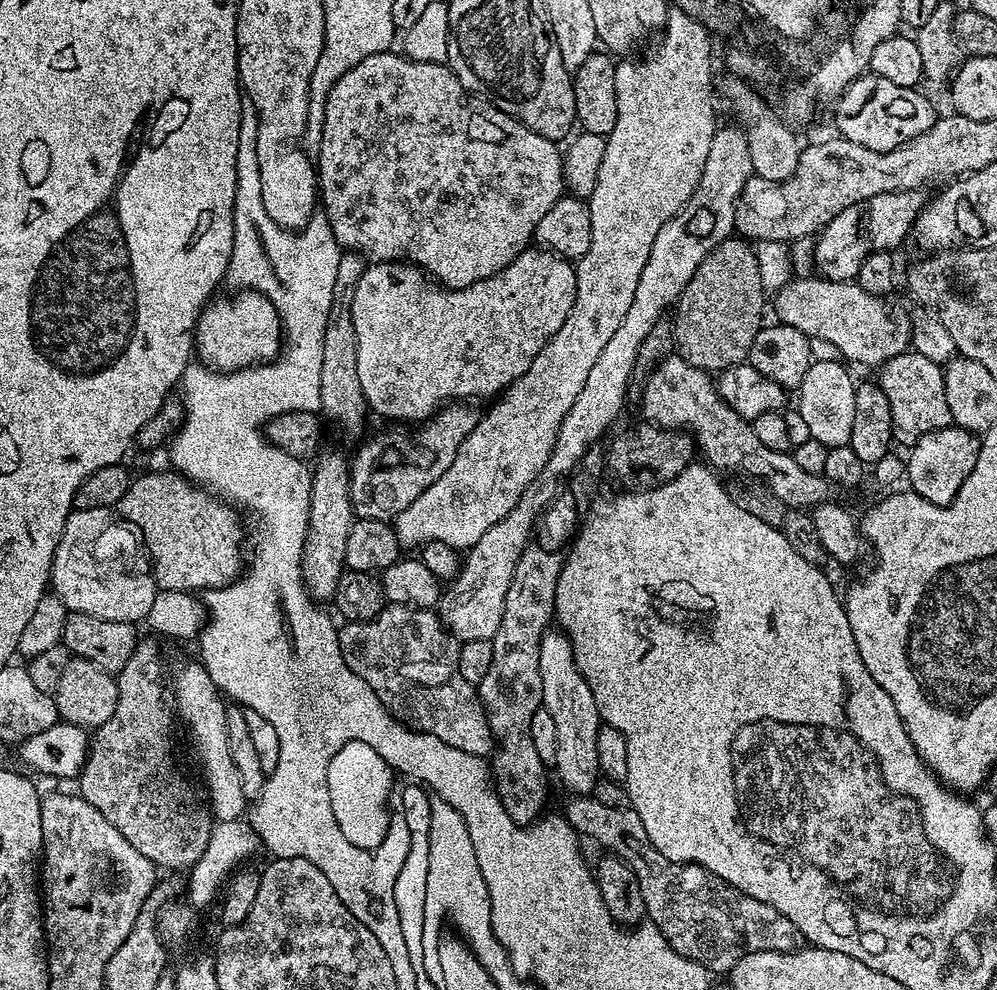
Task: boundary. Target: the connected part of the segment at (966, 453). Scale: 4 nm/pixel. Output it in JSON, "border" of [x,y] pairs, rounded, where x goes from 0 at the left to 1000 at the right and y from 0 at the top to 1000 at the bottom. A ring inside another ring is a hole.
{"border":[[[952,430],[942,432],[939,436],[929,438],[924,444],[914,449],[909,461],[909,485],[914,496],[938,509],[952,509],[965,495],[965,487],[973,483],[981,467],[984,441],[968,432]]]}

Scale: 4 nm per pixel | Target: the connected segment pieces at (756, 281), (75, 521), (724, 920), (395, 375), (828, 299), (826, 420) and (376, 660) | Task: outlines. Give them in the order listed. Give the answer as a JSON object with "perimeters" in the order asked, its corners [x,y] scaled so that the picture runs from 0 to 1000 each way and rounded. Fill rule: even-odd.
{"perimeters":[[[[731,240],[718,247],[716,253],[712,253],[712,257],[708,257],[700,273],[696,273],[696,281],[692,281],[677,310],[676,347],[677,351],[682,351],[679,352],[681,359],[695,372],[705,372],[714,378],[747,367],[752,358],[752,349],[756,349],[756,341],[760,341],[767,326],[766,298],[768,292],[764,285],[764,273],[760,269],[757,249],[746,240]]],[[[76,513],[68,520],[54,560],[50,594],[68,614],[69,619],[81,618],[94,624],[106,624],[127,630],[147,627],[158,597],[154,571],[144,552],[144,542],[110,513]]],[[[575,803],[572,808],[574,809],[564,820],[565,827],[569,828],[583,845],[595,844],[606,859],[615,865],[623,865],[632,875],[632,879],[636,879],[636,883],[642,888],[649,928],[657,933],[658,938],[668,947],[668,952],[672,952],[672,956],[680,960],[680,964],[700,972],[705,978],[709,978],[711,983],[718,984],[729,983],[745,966],[753,962],[796,962],[803,957],[804,946],[800,935],[796,935],[792,927],[776,919],[776,915],[760,911],[760,907],[752,907],[752,903],[744,903],[736,895],[732,895],[714,881],[709,881],[700,873],[684,873],[664,864],[652,851],[644,834],[644,826],[640,826],[633,814],[604,814],[604,810],[600,810],[593,803]]],[[[531,248],[526,256],[506,274],[487,281],[483,285],[475,285],[466,291],[448,292],[434,285],[418,268],[412,265],[373,265],[366,270],[363,281],[359,283],[356,299],[353,302],[353,320],[355,321],[355,337],[359,345],[359,386],[363,386],[363,398],[369,403],[370,413],[381,420],[390,420],[393,424],[417,424],[424,426],[437,419],[443,406],[469,406],[472,400],[501,401],[506,393],[512,391],[528,374],[532,374],[532,366],[540,362],[540,358],[564,333],[564,325],[574,312],[578,300],[578,273],[573,263],[551,255],[541,248]]],[[[791,283],[787,291],[781,292],[778,299],[778,319],[781,326],[788,329],[796,329],[796,333],[804,333],[812,341],[826,341],[835,345],[841,352],[842,357],[863,368],[881,372],[894,361],[910,355],[915,344],[915,325],[905,317],[894,319],[886,302],[870,296],[859,285],[848,285],[845,283]]],[[[817,365],[808,374],[808,382],[800,393],[802,408],[800,415],[808,425],[815,444],[824,446],[829,453],[840,453],[846,448],[854,449],[857,438],[857,398],[860,385],[844,369],[844,365]]],[[[392,609],[373,626],[352,627],[341,635],[341,656],[351,677],[373,697],[381,711],[398,728],[413,738],[431,741],[464,761],[479,765],[490,763],[495,756],[493,738],[482,711],[480,698],[459,677],[460,649],[432,615],[413,615],[410,611]]]]}

